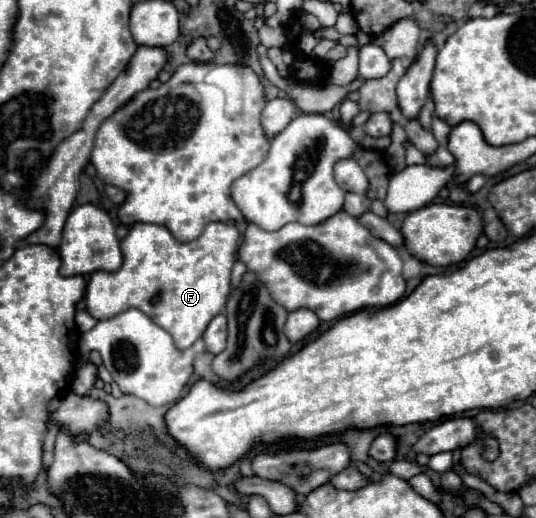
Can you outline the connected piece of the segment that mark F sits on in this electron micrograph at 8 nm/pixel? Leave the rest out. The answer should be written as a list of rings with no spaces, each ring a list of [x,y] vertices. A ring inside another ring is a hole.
[[[211,222],[201,237],[191,243],[179,243],[165,227],[151,223],[135,223],[129,235],[121,241],[121,251],[125,251],[125,261],[119,271],[97,271],[89,277],[87,283],[87,311],[95,319],[109,319],[119,311],[127,311],[131,307],[139,307],[145,315],[151,315],[155,323],[159,323],[173,339],[179,349],[191,347],[201,335],[203,327],[219,315],[225,307],[225,301],[231,293],[231,267],[235,263],[237,247],[239,247],[239,229],[233,223]]]

